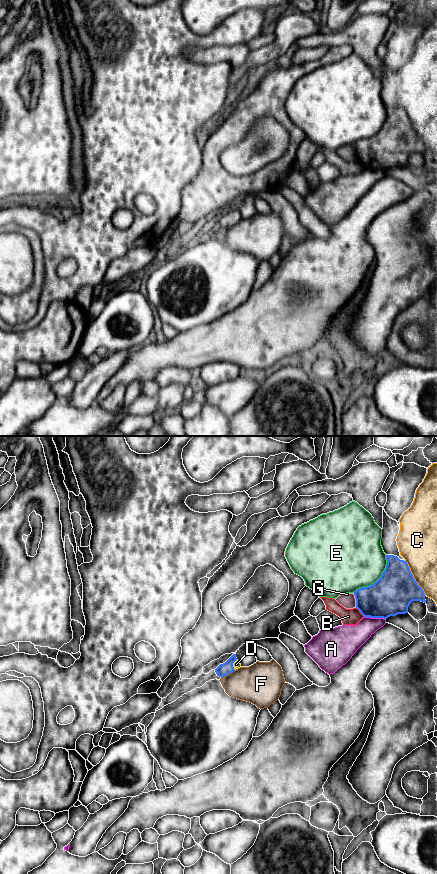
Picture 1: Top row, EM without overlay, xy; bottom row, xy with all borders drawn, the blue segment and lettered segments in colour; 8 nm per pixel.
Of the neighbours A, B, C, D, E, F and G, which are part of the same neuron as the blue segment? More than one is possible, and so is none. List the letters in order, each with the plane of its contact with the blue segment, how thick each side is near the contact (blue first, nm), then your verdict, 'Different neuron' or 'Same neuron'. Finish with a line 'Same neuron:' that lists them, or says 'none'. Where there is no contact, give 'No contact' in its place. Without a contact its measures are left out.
A: Touches blue in xy. Thickness 320 nm (blue) against 200 nm. Different neuron
B: Touches blue in xy. Thickness 300 nm (blue) against 130 nm. Different neuron
C: Touches blue in xy. Thickness 320 nm (blue) against 300 nm. Different neuron
D: Touches blue in xy. Thickness 100 nm (blue) against 60 nm. Same neuron
E: Touches blue in xy. Thickness 320 nm (blue) against 460 nm. Different neuron
F: Touches blue in xy. Thickness 100 nm (blue) against 300 nm. Different neuron
G: Touches blue in xy. Thickness 300 nm (blue) against 120 nm. Different neuron
Same neuron: D

